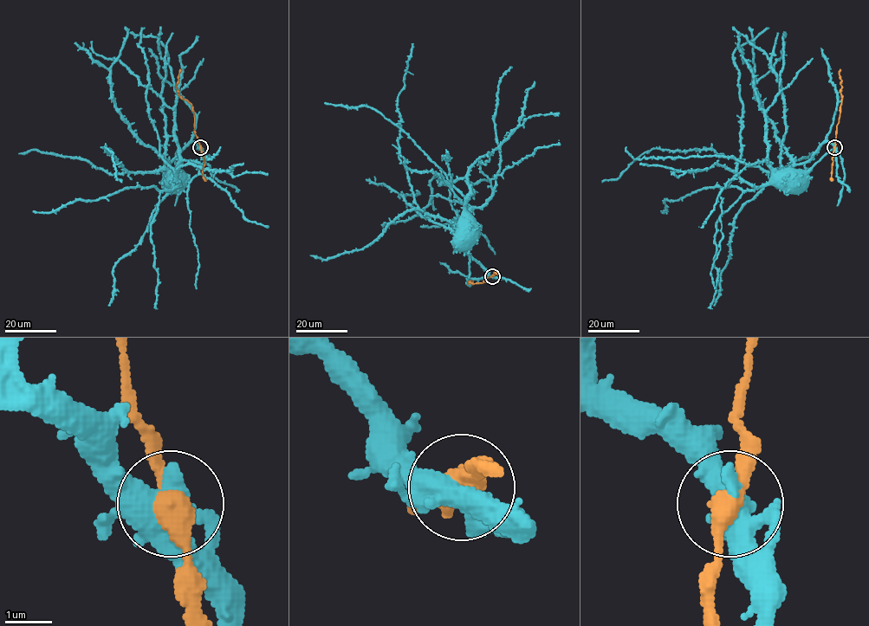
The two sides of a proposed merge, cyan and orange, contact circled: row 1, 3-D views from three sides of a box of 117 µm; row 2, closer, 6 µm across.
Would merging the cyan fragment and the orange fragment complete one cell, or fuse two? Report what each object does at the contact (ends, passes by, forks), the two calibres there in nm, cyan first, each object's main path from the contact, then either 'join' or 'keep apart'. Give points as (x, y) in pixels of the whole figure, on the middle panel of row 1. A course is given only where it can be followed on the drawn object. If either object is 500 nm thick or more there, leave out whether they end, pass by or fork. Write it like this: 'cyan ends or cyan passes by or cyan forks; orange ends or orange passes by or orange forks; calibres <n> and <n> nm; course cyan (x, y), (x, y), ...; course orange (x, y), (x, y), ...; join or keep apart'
cyan forks; orange passes by; calibres 480 and 400 nm; course cyan (491, 276), (462, 245), (461, 234), (470, 217), (469, 214), (466, 216); course orange (492, 276), (486, 277), (484, 281), (473, 281); join

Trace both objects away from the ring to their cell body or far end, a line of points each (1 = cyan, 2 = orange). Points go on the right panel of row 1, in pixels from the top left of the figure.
1: (834, 147), (825, 142), (808, 160), (775, 171), (773, 175), (775, 177)
2: (834, 147), (841, 96), (839, 69)

